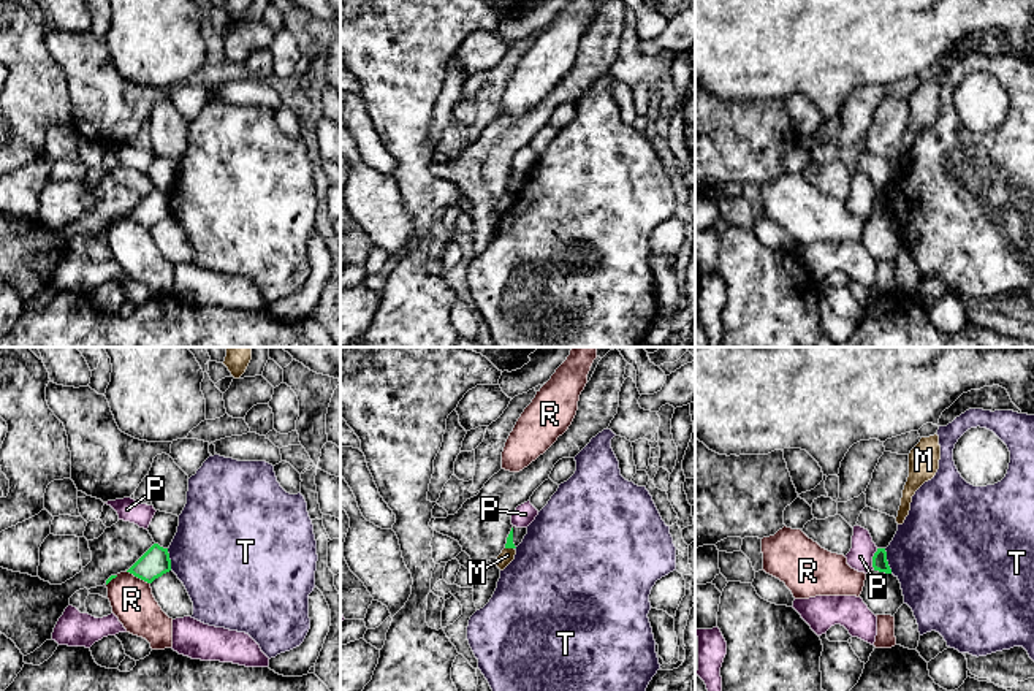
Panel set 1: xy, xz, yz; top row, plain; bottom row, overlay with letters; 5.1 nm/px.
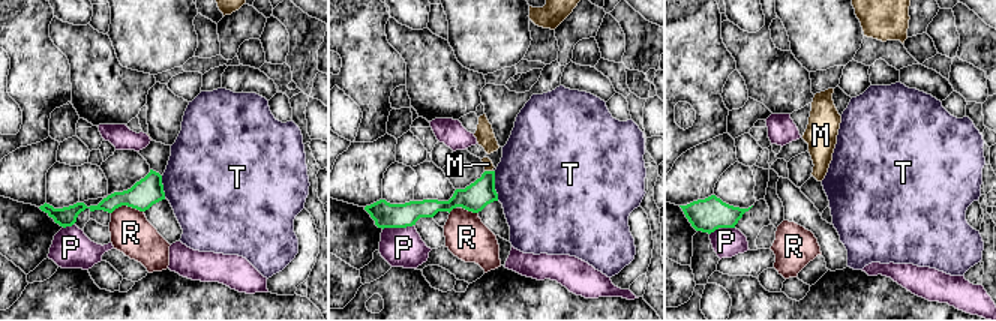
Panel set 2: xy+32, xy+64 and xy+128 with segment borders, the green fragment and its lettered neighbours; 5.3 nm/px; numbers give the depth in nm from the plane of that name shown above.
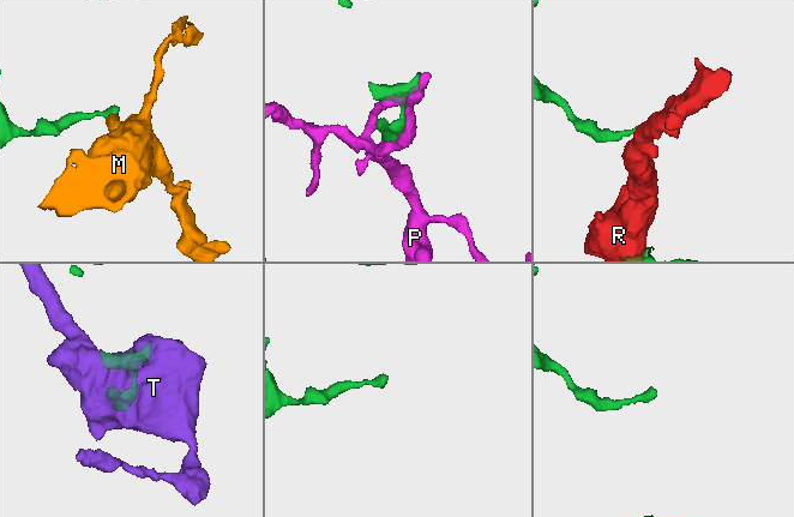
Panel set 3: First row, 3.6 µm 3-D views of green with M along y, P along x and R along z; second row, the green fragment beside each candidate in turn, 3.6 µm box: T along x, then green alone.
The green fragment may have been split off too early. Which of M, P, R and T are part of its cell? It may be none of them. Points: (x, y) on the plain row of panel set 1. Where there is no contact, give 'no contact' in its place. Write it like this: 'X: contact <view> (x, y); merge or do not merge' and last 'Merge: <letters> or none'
M: contact xz (510, 192); do not merge
P: contact yz (873, 205); do not merge
R: contact xy (138, 222); do not merge
T: contact yz (887, 206); do not merge
Merge: none

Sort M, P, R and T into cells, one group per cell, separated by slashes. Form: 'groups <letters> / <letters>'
groups M / P / R / T

